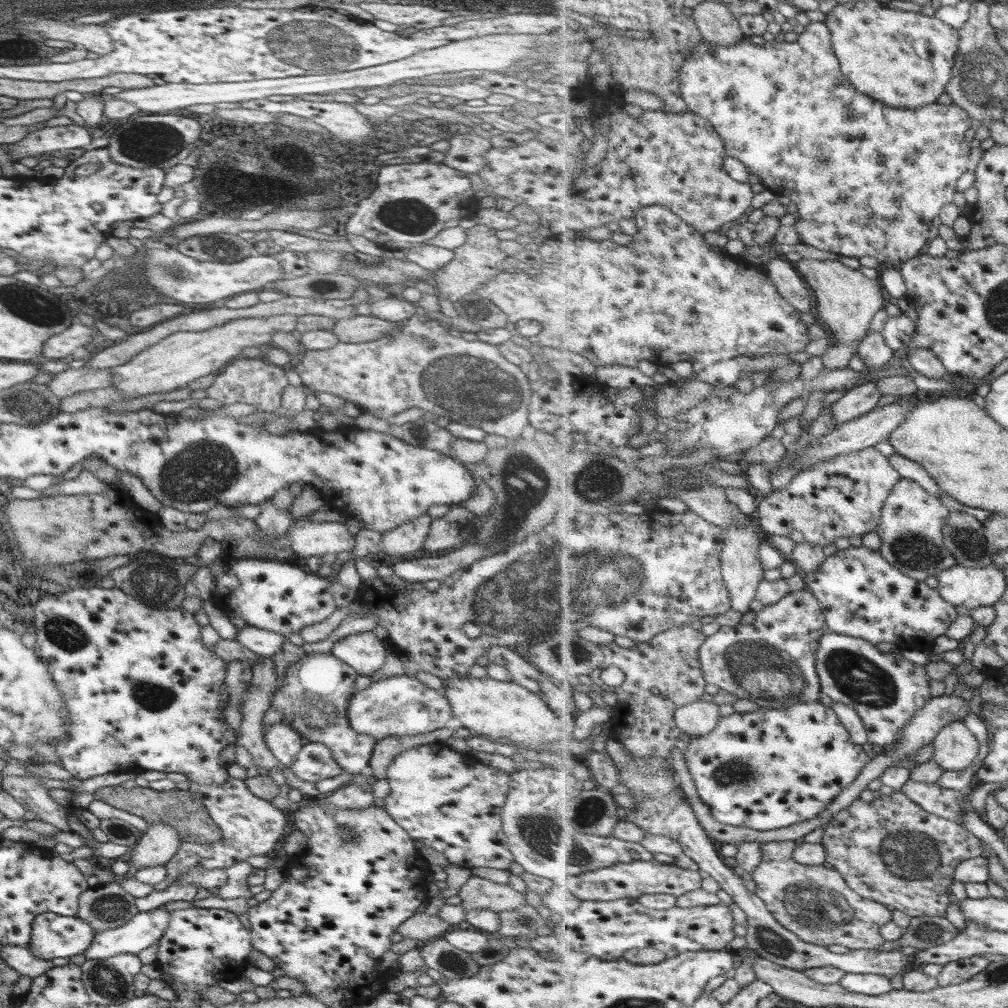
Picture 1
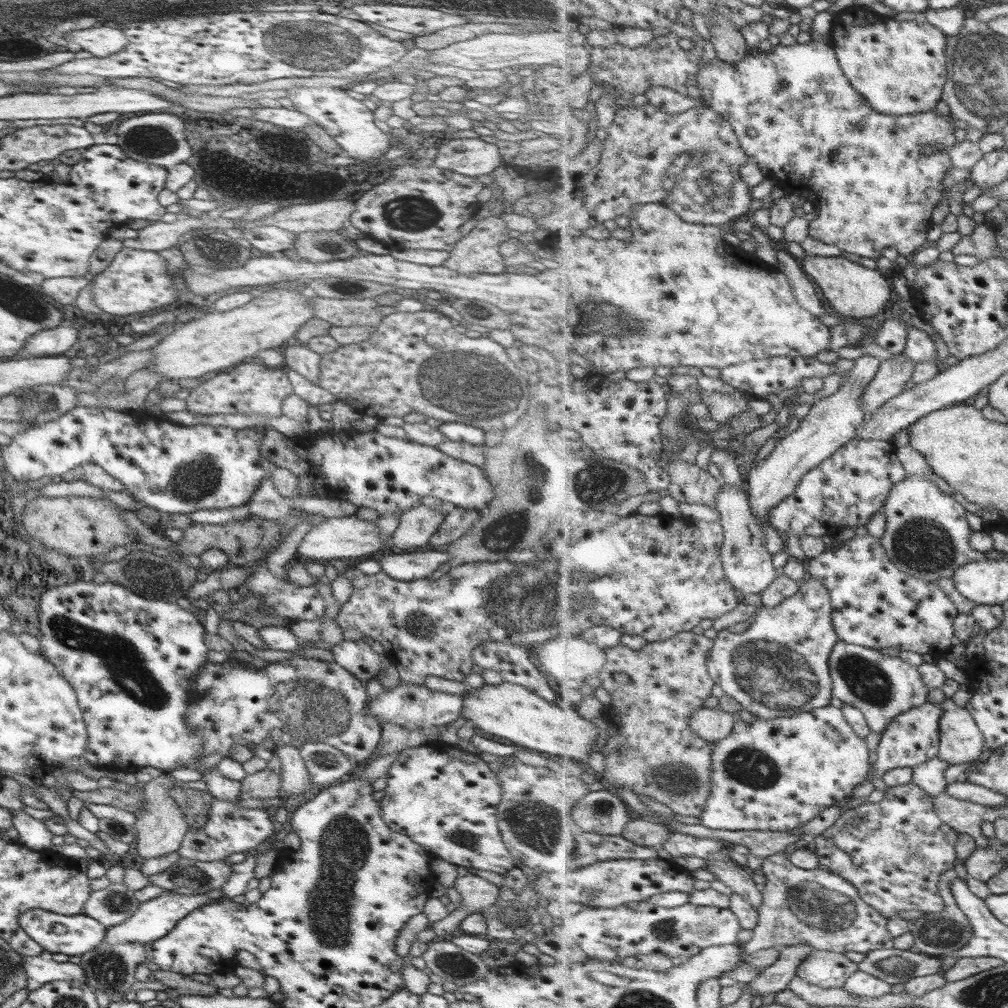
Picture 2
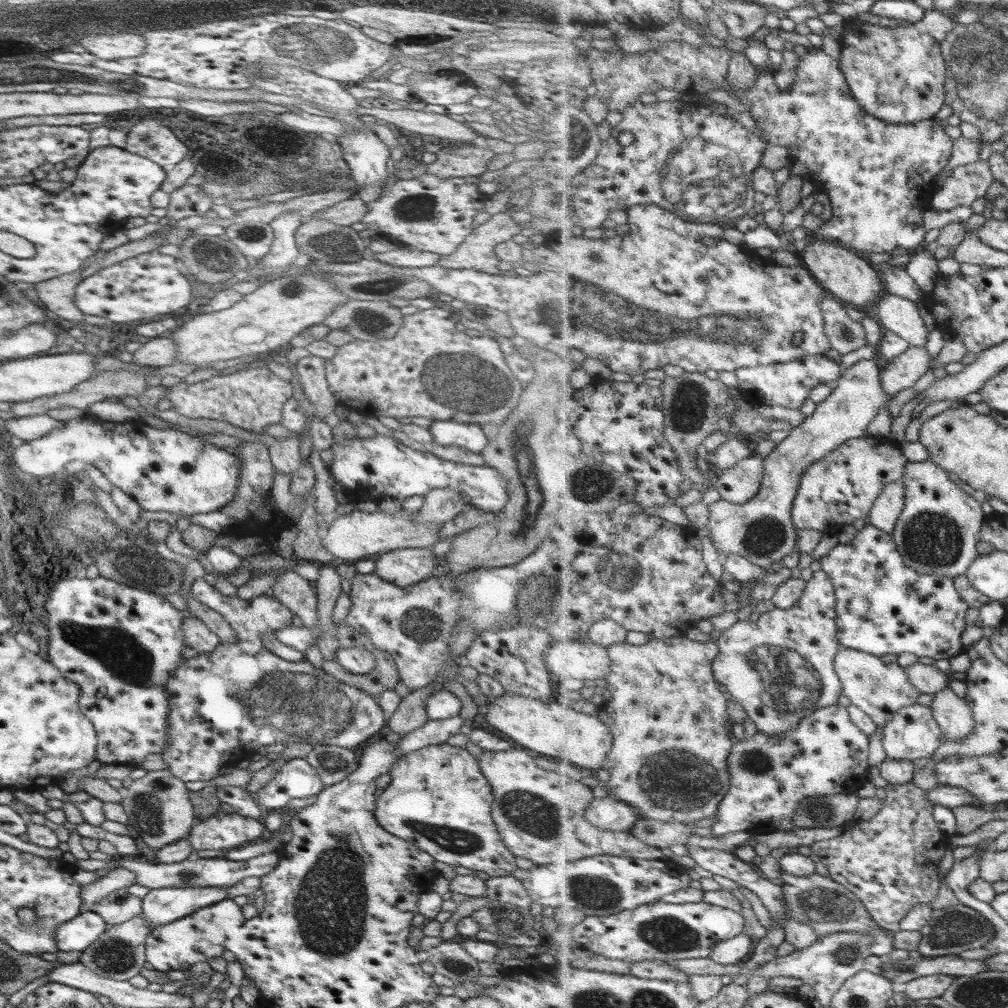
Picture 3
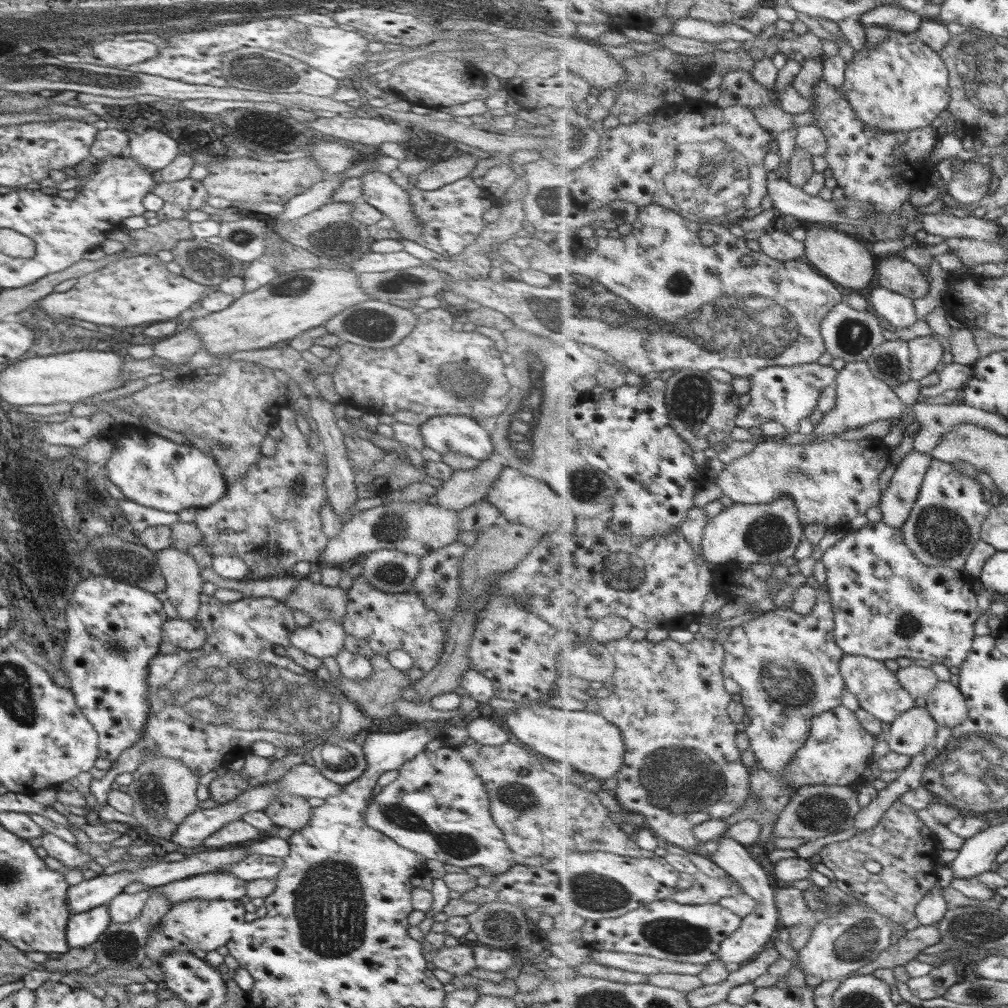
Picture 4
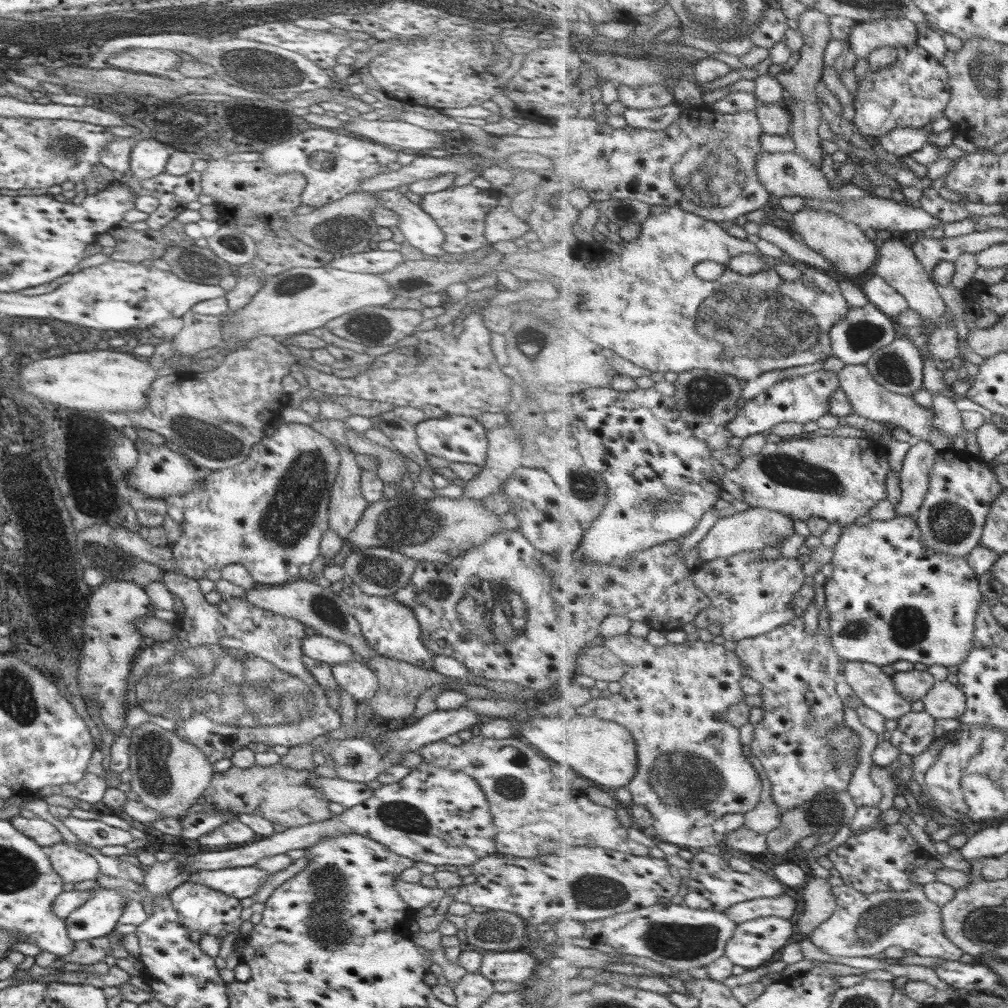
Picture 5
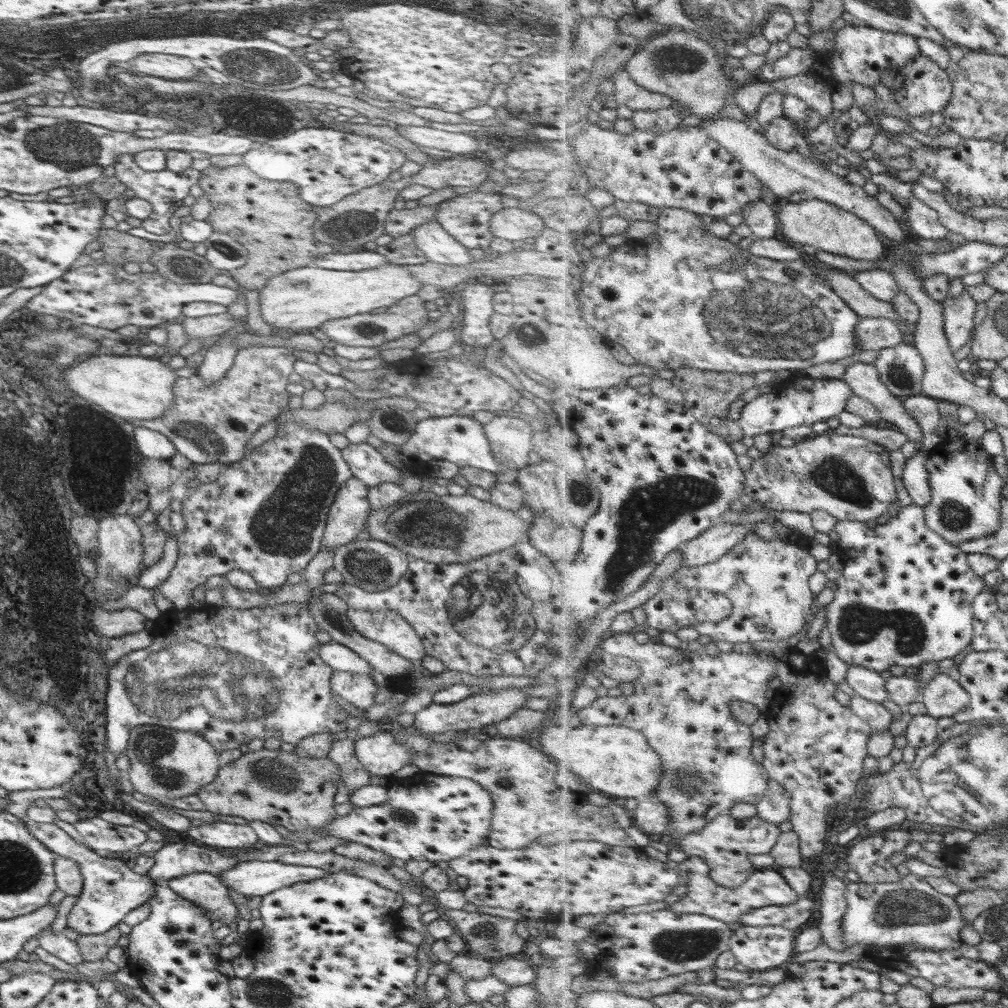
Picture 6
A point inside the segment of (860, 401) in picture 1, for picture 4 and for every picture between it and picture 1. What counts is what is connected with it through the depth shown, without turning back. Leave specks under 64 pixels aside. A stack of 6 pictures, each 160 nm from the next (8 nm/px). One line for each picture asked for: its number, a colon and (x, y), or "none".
2: (889, 382)
3: (903, 371)
4: (926, 353)

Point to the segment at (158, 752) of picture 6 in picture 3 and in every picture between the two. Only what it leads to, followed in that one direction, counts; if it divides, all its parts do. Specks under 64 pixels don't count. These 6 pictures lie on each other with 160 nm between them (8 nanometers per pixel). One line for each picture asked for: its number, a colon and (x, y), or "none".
3: (157, 805)
4: (163, 790)
5: (167, 774)

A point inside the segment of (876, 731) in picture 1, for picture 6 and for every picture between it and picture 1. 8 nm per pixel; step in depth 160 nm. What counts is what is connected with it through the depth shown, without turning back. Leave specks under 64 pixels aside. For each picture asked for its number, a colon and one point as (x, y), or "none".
2: (883, 688)
3: (881, 690)
4: (878, 689)
5: (877, 690)
6: (867, 683)

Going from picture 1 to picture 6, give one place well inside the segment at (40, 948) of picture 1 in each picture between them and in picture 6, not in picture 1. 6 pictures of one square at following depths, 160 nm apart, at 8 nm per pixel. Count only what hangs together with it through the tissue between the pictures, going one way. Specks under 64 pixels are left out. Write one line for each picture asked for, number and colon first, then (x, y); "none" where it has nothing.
2: (73, 935)
3: (75, 935)
4: (82, 929)
5: (96, 917)
6: (110, 890)

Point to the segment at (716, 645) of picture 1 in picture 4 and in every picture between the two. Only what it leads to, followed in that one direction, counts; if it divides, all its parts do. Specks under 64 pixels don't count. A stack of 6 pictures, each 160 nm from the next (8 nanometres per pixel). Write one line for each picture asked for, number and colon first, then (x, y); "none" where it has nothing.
2: (780, 666)
3: (780, 665)
4: (787, 665)

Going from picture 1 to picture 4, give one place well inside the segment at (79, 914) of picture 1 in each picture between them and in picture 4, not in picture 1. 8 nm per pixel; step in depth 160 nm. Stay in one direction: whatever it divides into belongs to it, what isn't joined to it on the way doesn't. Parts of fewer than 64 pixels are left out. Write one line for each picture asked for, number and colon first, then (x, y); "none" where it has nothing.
2: (110, 906)
3: (118, 906)
4: (123, 907)

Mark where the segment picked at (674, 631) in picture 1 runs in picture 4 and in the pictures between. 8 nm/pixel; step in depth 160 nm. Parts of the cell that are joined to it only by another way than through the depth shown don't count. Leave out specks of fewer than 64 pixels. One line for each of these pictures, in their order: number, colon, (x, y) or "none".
2: (649, 746)
3: (672, 735)
4: (682, 766)

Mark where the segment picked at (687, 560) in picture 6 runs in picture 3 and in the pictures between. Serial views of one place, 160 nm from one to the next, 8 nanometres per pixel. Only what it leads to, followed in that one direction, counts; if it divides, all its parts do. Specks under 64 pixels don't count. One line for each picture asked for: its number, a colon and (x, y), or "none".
3: (763, 530)
4: (769, 533)
5: (756, 528)

